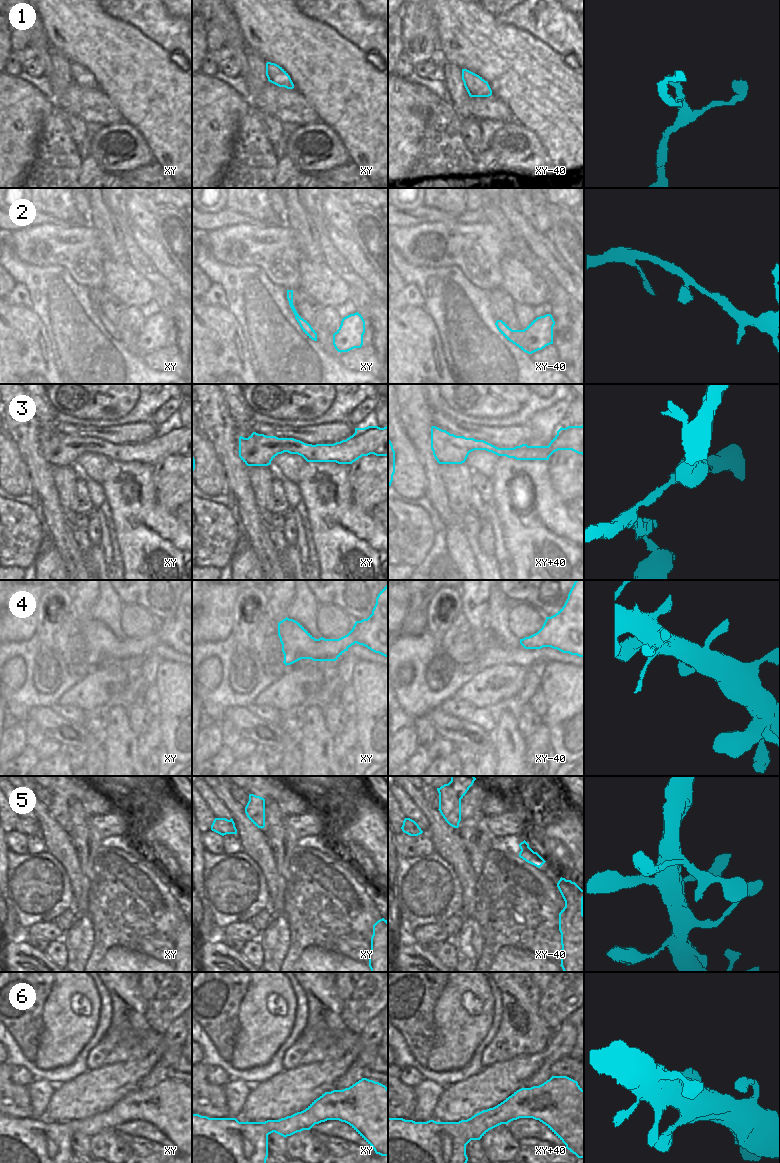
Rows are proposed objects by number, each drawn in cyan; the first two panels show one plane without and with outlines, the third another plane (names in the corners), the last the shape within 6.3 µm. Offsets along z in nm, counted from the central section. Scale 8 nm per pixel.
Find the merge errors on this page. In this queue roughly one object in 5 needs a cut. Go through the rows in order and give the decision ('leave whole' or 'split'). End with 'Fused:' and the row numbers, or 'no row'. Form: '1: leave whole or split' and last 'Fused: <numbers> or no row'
1: leave whole
2: leave whole
3: leave whole
4: leave whole
5: leave whole
6: leave whole
Fused: no row

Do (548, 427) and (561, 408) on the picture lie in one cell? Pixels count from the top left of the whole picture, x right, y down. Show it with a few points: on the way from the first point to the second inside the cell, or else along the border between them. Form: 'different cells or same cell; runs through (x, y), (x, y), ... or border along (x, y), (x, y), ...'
same cell; runs through (548, 422), (557, 413)

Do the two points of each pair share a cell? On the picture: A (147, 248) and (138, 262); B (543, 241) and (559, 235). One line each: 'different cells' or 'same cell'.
A: different cells
B: different cells

